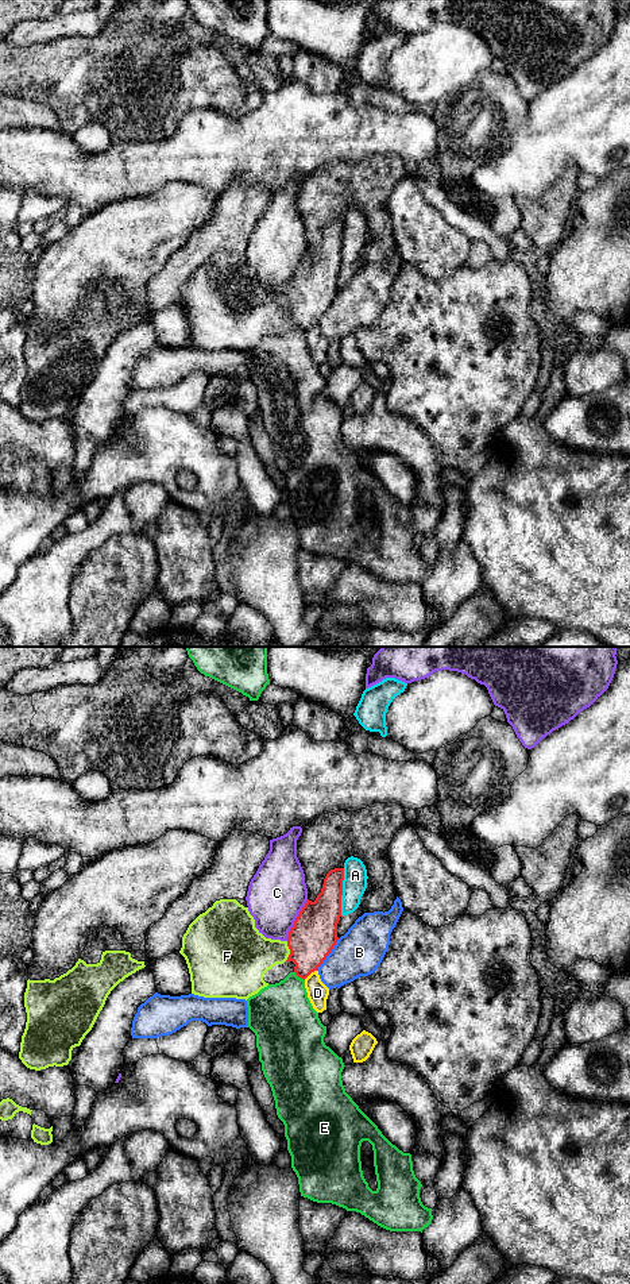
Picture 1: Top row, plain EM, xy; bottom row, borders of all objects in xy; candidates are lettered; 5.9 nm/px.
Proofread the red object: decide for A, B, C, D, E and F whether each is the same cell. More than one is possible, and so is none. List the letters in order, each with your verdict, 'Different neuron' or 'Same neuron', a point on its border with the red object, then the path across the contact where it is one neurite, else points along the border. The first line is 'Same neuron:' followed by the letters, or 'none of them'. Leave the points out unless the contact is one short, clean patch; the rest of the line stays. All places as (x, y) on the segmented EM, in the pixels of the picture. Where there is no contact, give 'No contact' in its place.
Same neuron: F
A: Different neuron. Touches red at xy (341, 891)
B: Different neuron. Touches red at xy (328, 953)
C: Different neuron. Touches red at xy (296, 920)
D: Different neuron. Touches red at xy (310, 972). Boundary: xy (317, 970), (304, 979)
E: Different neuron. Touches red at xy (298, 976)
F: Same neuron. Touches red at xy (290, 951)

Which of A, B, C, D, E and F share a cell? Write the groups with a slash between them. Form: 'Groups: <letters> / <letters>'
Groups: A / B / C / D / E / F

